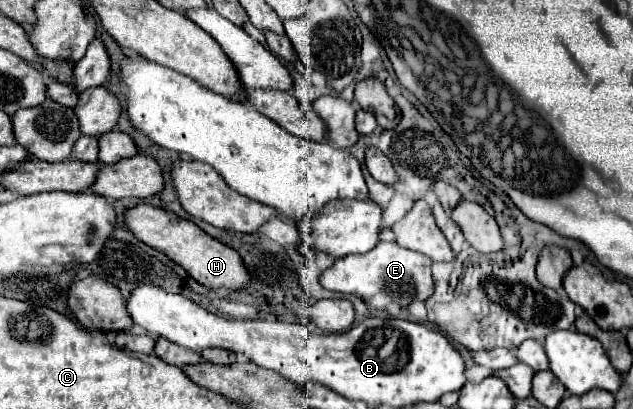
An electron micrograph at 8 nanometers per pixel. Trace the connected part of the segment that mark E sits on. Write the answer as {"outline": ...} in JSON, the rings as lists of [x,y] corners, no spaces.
{"outline":[[[377,243],[375,249],[365,255],[347,255],[337,259],[321,273],[319,283],[329,291],[357,295],[375,311],[383,311],[389,303],[395,301],[409,305],[411,301],[425,301],[433,295],[431,259],[395,243]]]}

